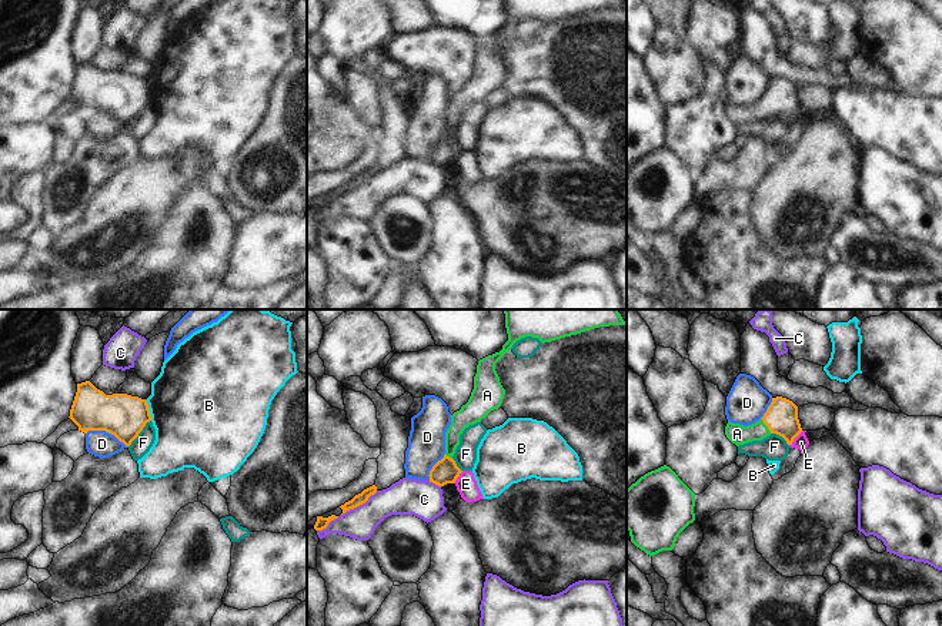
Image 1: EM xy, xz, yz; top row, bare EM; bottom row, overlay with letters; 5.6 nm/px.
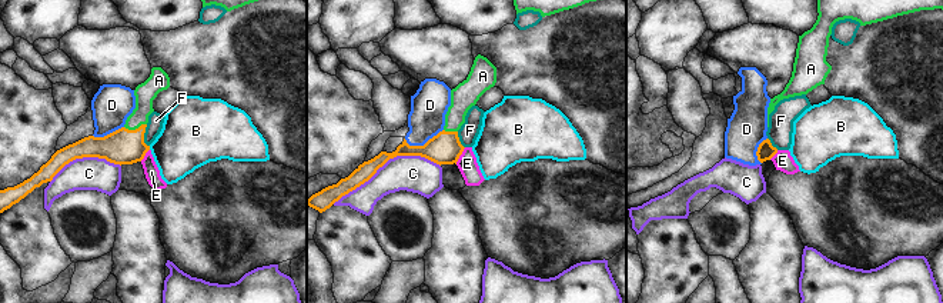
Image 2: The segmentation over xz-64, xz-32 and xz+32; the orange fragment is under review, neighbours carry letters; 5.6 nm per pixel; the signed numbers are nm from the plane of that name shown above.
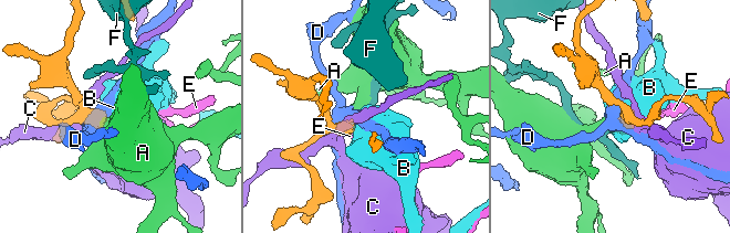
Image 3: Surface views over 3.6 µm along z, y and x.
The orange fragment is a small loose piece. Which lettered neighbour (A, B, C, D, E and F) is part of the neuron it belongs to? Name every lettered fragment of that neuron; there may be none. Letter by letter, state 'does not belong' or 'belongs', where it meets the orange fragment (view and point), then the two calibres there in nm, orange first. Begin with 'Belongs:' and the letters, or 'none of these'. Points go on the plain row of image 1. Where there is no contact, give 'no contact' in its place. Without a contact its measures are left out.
Belongs: A
A: belongs | yz (765, 104) | 190/110 nm
B: does not belong | xy (149, 90) | 240/500 nm
C: does not belong | xz (358, 186) | 70/190 nm
D: does not belong | xy (106, 111) | 240/150 nm
E: does not belong | yz (795, 117) | 190/90 nm
F: does not belong | xy (139, 113) | 240/100 nm

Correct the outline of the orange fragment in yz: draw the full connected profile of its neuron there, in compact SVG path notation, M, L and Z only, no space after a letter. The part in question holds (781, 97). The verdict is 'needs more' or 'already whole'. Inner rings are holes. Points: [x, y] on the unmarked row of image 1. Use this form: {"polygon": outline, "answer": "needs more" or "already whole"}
{"polygon": "M782 77L772 78L764 97L752 106L744 107L728 101L725 107L726 118L736 127L762 121L771 114L782 117L788 125L802 113L798 100L798 87Z", "answer": "needs more"}

